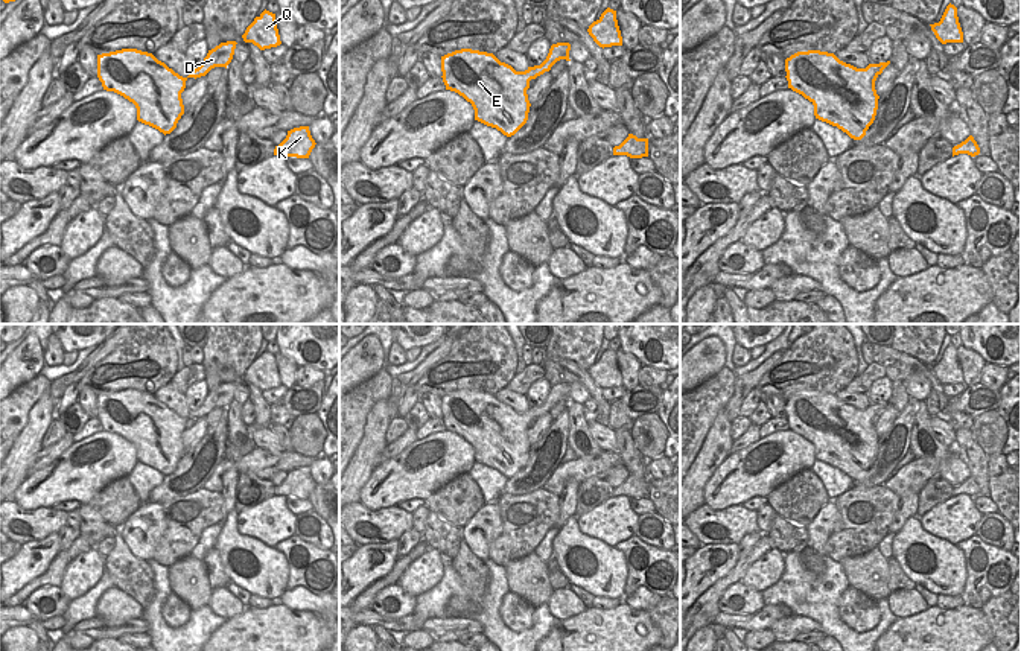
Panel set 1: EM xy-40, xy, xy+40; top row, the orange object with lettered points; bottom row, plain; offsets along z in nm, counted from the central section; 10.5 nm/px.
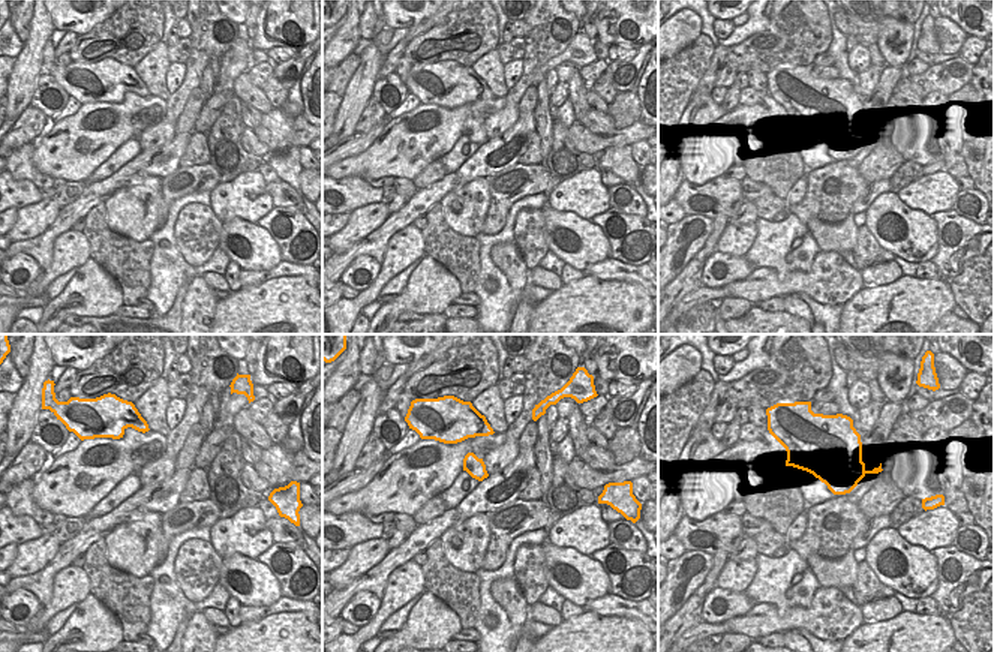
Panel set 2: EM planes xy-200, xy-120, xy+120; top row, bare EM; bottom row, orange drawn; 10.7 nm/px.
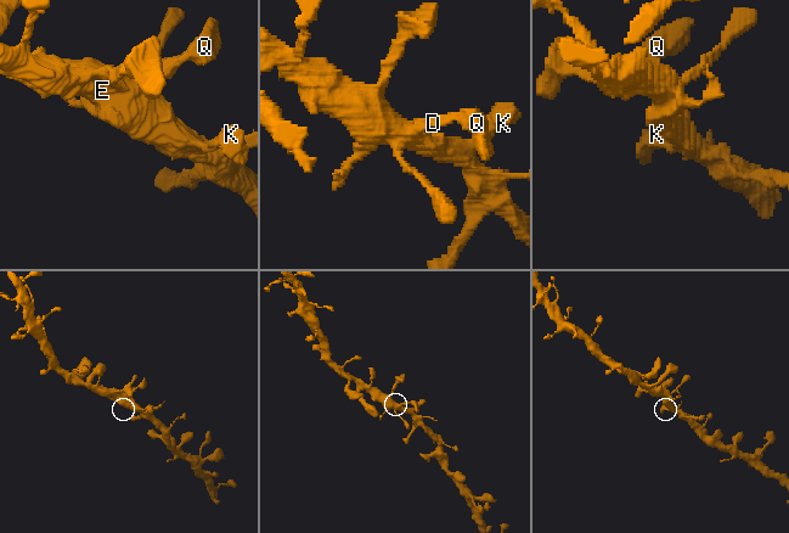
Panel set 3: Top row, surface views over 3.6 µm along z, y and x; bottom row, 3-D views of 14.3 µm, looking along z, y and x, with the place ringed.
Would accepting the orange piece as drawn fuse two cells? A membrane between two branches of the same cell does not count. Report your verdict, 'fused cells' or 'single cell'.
single cell

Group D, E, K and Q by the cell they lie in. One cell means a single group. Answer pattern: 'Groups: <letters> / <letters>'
Groups: D E K Q

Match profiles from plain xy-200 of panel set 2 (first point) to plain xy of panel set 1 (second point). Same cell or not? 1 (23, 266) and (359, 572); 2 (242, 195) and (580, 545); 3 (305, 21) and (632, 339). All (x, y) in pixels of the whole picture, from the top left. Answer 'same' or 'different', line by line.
1: different
2: different
3: same

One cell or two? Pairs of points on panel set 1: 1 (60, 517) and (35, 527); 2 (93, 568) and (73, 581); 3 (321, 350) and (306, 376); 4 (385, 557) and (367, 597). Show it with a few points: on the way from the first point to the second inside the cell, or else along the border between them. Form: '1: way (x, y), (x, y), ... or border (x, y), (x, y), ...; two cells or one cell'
1: way (54, 519), (41, 522); one cell
2: way (89, 568), (78, 578); one cell
3: border (298, 365), (311, 365), (323, 371); two cells
4: border (397, 558), (385, 575), (373, 581), (355, 600); two cells

